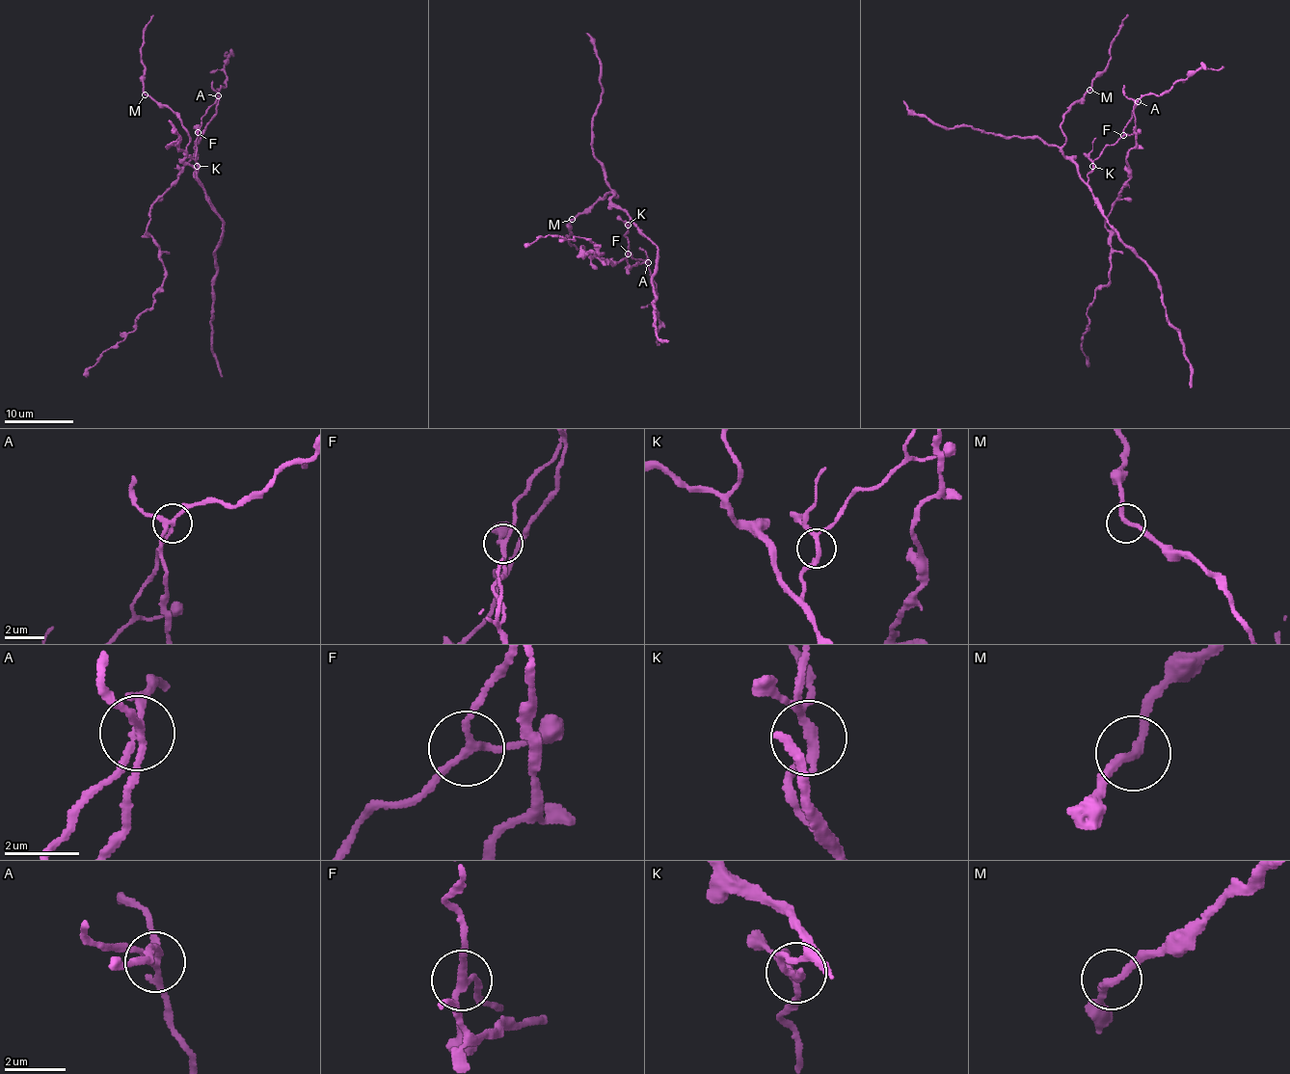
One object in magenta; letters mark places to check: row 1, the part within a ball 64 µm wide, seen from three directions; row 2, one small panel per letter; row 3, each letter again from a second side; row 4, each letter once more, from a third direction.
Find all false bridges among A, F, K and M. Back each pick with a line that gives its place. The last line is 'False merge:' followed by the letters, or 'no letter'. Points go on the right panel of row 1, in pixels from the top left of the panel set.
A: place (1138, 101)
K: place (1092, 166)
False merge: A, K

